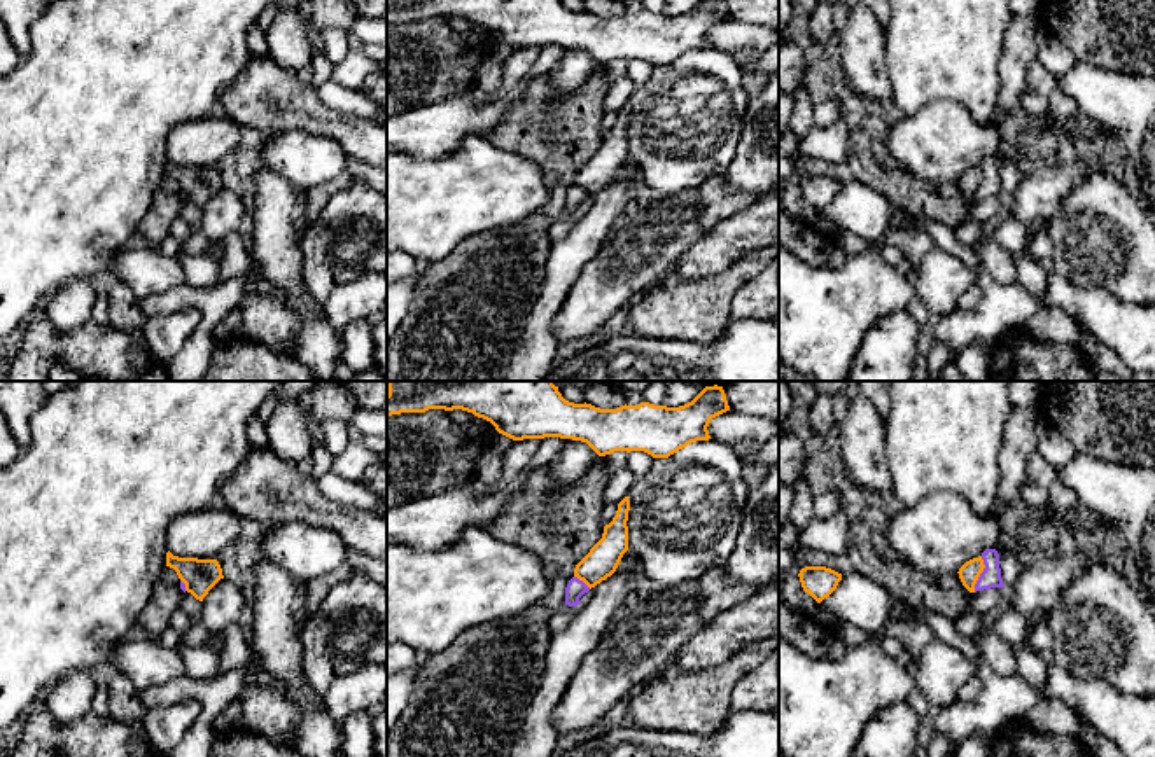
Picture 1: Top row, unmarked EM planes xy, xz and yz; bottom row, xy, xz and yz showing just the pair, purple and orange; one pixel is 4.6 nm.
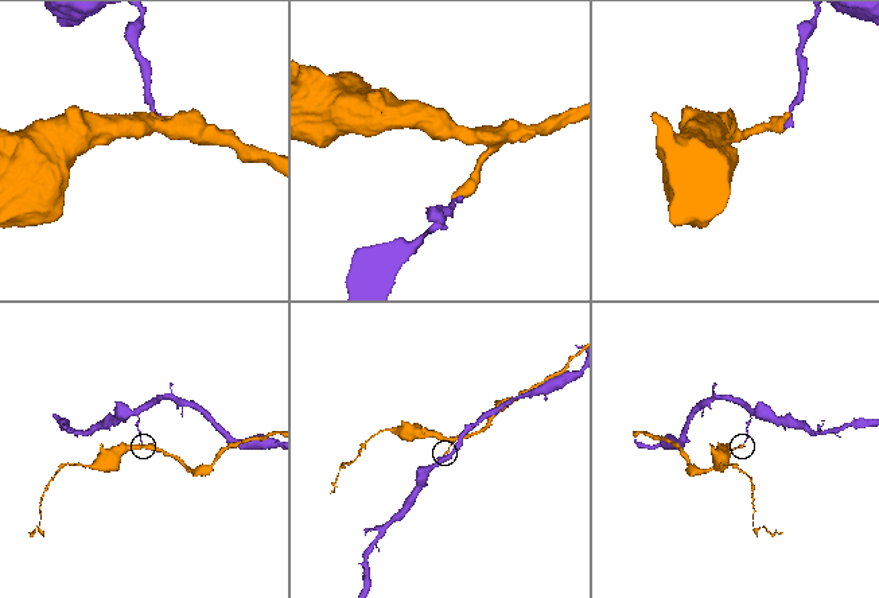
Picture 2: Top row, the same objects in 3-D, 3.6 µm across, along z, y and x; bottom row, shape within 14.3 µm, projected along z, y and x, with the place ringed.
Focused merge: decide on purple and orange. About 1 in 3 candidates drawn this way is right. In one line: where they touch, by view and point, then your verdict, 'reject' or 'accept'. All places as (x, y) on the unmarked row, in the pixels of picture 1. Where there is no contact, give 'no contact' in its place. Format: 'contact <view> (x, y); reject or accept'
contact yz (980, 182); reject

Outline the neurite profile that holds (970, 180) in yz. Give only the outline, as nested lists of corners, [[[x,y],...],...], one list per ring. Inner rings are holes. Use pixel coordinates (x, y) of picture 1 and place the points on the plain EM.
[[[982,164],[973,166],[970,170],[966,170],[961,177],[959,177],[959,187],[962,191],[962,194],[970,199],[975,201],[975,192],[980,185],[980,182],[984,180],[985,173]]]

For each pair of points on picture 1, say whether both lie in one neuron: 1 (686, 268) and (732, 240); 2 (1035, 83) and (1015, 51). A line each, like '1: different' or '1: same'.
1: same
2: different

